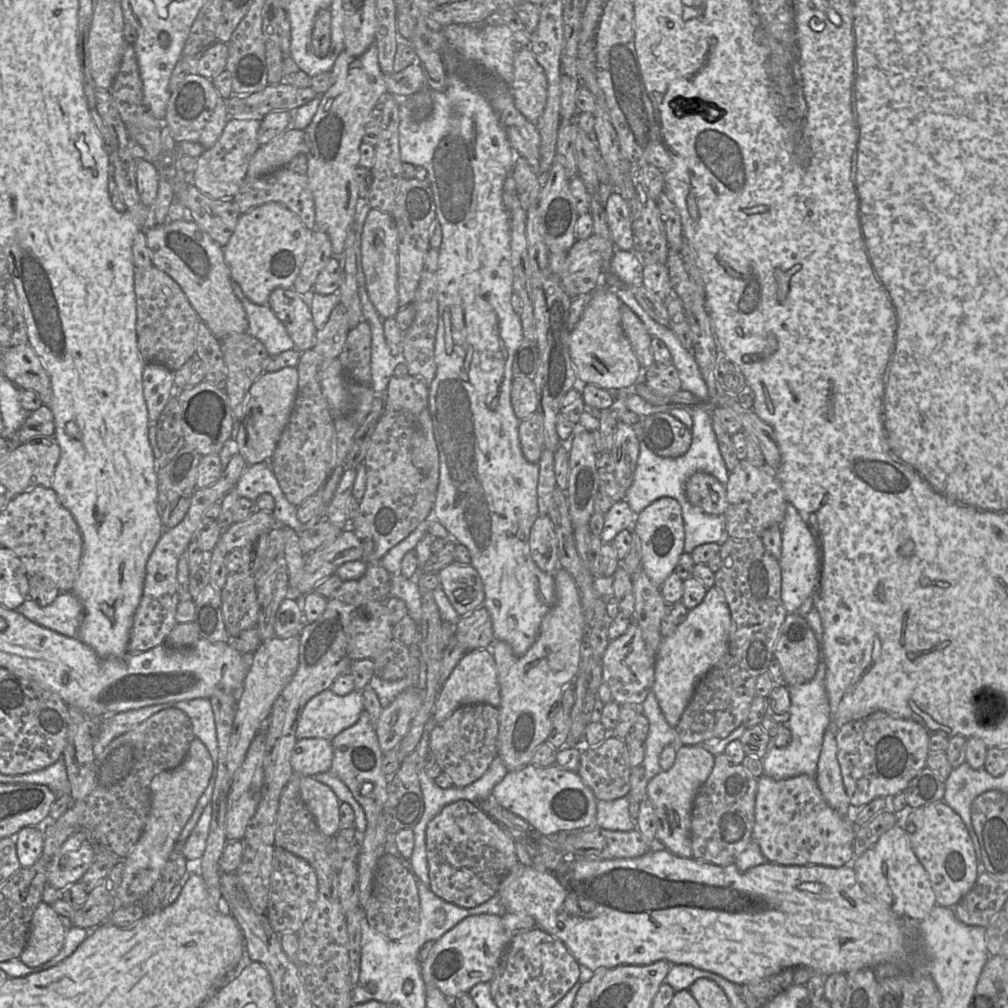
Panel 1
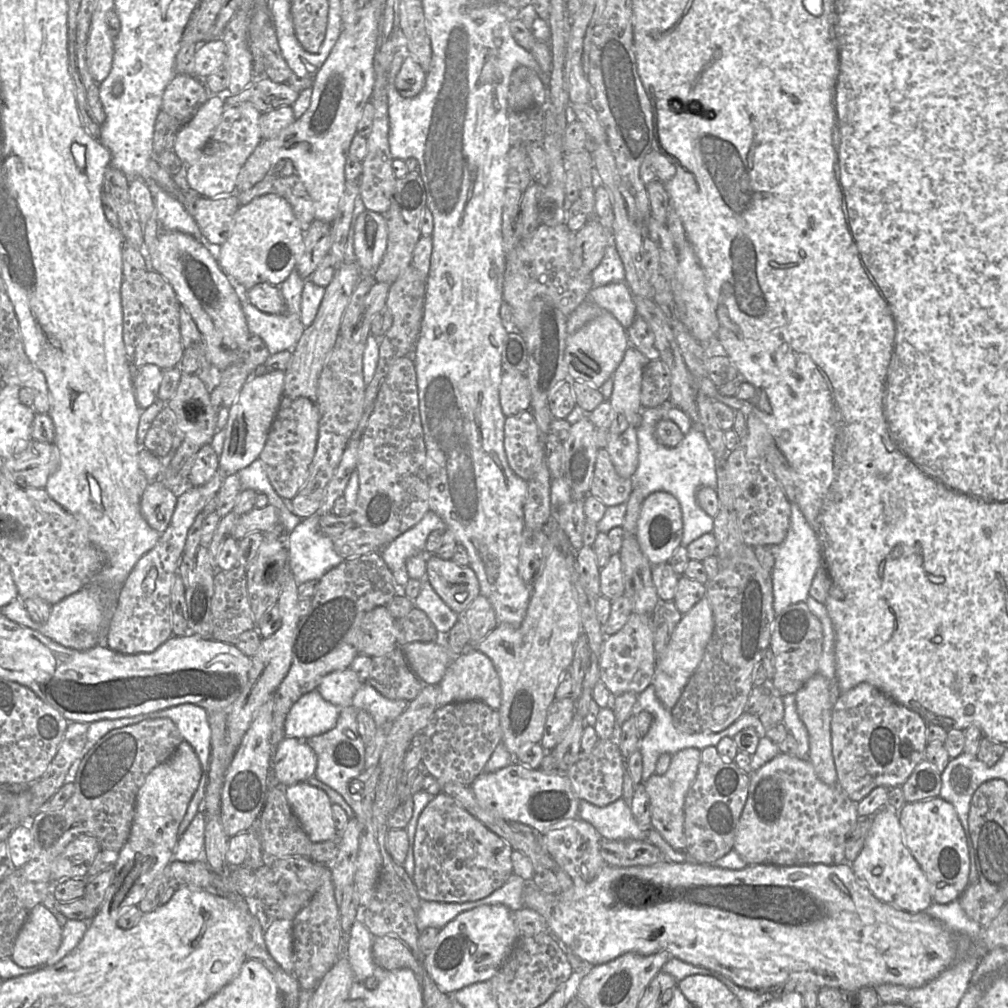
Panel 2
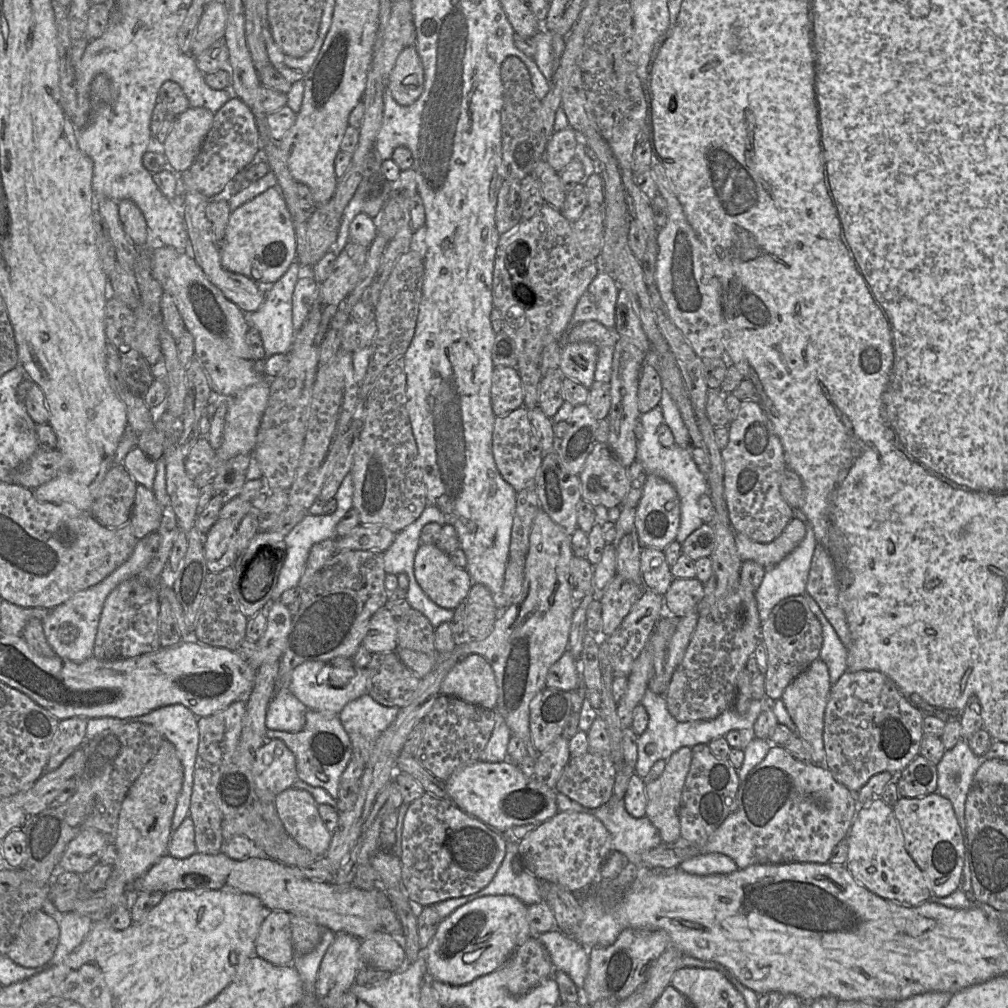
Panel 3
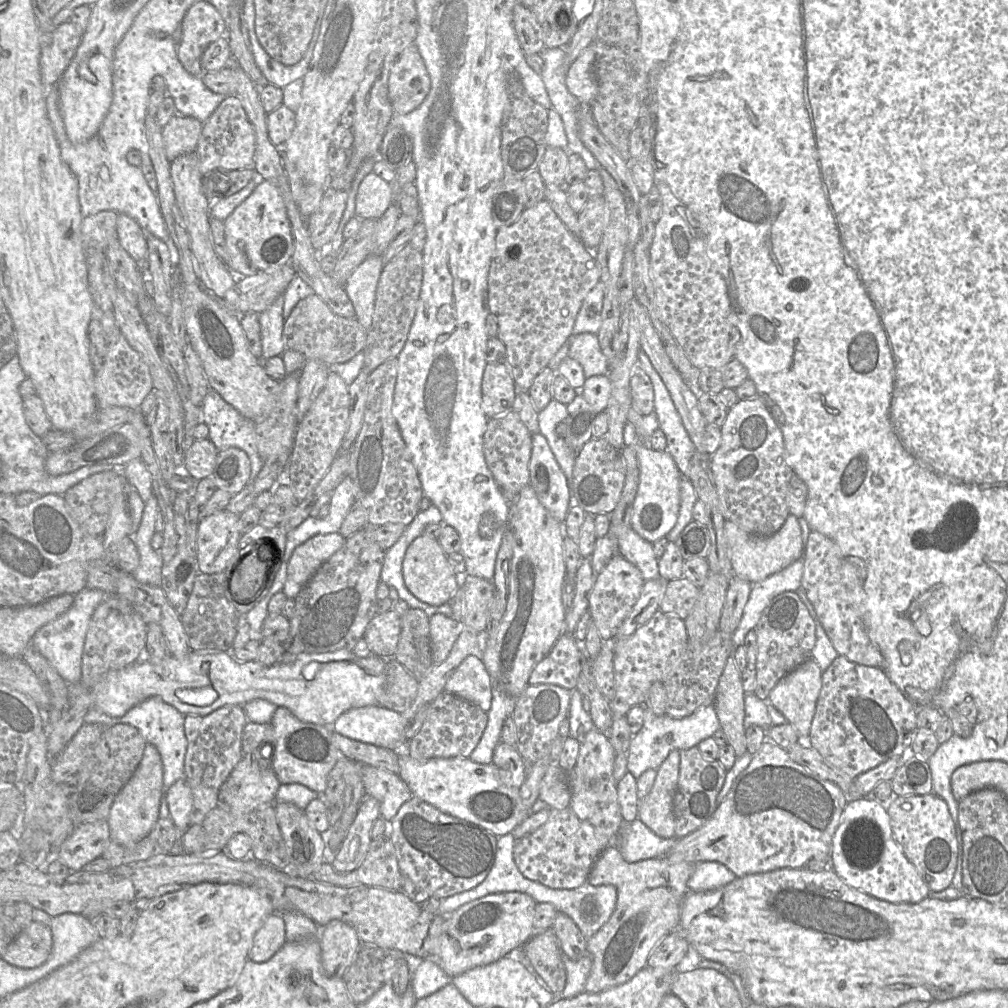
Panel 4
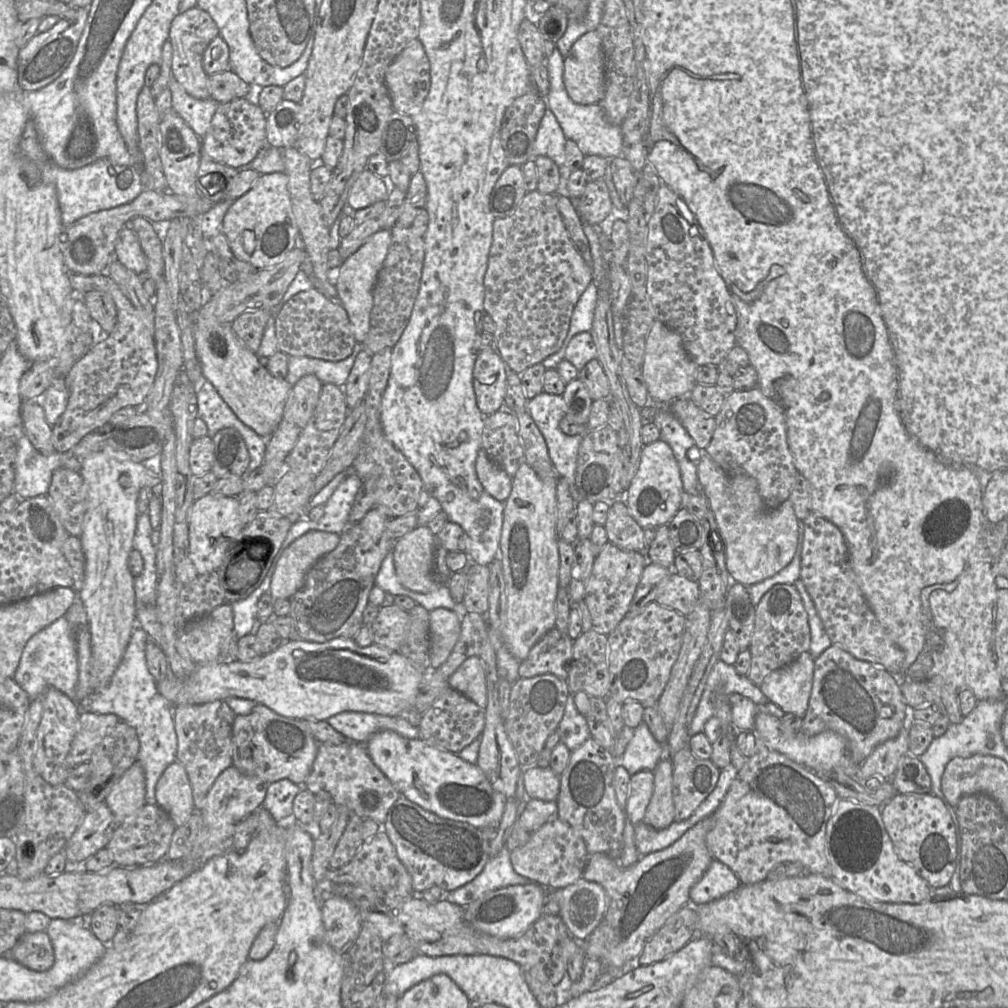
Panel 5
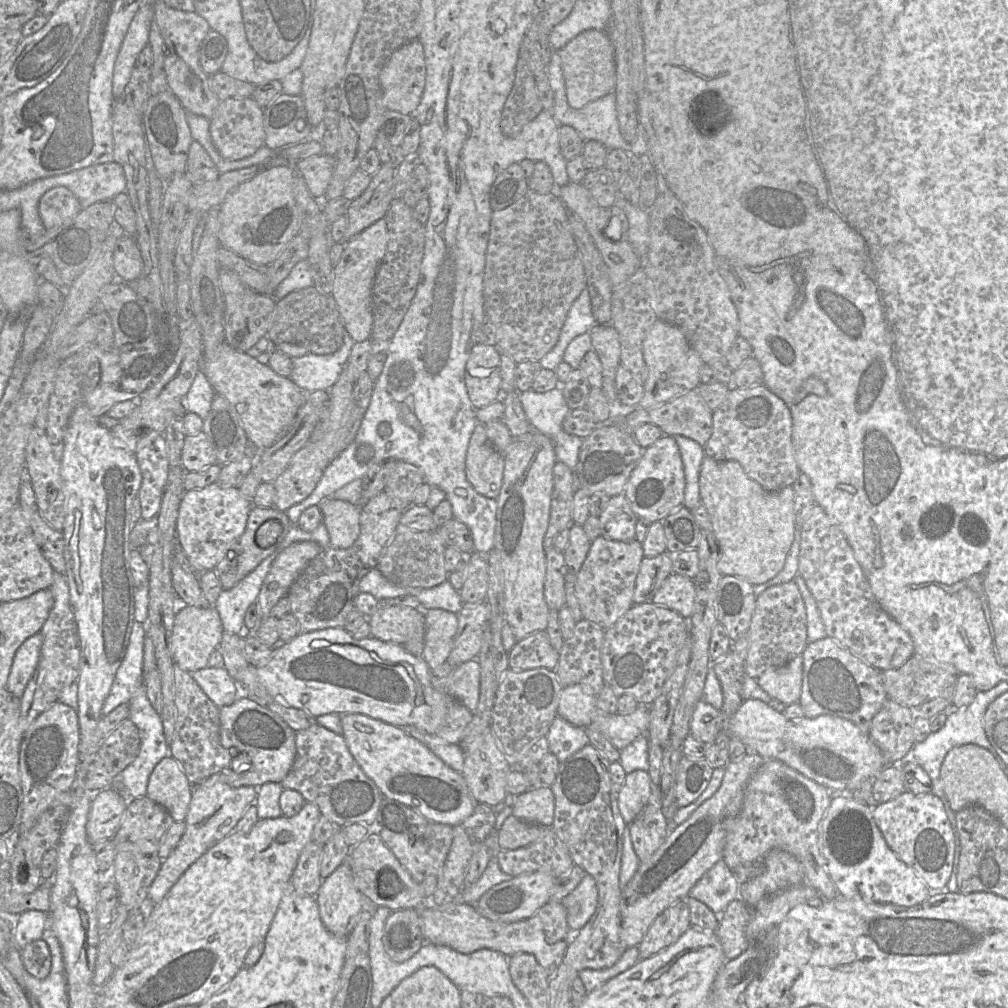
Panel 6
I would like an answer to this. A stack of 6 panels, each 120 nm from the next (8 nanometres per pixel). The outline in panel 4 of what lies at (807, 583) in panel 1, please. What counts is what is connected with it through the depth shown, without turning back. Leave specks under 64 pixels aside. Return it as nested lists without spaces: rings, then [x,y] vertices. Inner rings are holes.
[[[802,556],[787,568],[763,581],[752,584],[751,593],[743,610],[740,624],[732,634],[734,647],[744,645],[747,633],[755,629],[763,611],[774,597],[783,592],[796,591],[801,587],[803,571],[804,558]]]

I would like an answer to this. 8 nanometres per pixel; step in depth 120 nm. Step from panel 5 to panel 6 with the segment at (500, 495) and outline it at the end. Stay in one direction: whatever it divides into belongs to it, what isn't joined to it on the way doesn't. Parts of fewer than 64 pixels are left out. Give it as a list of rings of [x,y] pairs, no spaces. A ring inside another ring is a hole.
[[[477,424],[471,435],[465,467],[466,478],[477,493],[487,498],[498,497],[503,482],[504,455],[492,446],[483,424]]]

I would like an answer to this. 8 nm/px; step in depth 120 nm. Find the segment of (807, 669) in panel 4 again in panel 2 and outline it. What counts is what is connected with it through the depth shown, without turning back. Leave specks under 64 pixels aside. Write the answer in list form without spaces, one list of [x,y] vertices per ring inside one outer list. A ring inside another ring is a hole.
[[[820,673],[812,676],[795,694],[797,713],[805,725],[809,737],[808,760],[817,777],[831,787],[838,787],[838,777],[832,754],[831,718],[833,705],[830,702],[829,682]]]

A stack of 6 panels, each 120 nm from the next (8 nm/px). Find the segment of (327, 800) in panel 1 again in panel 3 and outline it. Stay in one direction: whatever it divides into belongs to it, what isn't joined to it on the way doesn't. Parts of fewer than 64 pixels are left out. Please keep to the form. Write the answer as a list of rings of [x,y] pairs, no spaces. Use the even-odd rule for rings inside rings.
[[[290,787],[276,796],[274,804],[286,832],[314,856],[325,856],[332,833],[321,819],[313,796]]]

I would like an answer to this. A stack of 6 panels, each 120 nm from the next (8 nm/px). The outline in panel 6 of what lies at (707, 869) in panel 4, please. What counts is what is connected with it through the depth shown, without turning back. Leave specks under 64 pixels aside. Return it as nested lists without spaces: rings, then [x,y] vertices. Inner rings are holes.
[[[722,859],[698,880],[690,889],[689,896],[720,916],[732,901],[740,899],[739,887],[739,882]]]

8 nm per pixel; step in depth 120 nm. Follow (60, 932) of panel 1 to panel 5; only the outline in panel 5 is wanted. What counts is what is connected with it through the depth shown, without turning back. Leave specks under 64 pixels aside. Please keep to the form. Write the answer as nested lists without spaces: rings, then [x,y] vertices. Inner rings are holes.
[[[45,931],[26,932],[5,955],[34,971],[47,971],[54,964],[53,945]]]

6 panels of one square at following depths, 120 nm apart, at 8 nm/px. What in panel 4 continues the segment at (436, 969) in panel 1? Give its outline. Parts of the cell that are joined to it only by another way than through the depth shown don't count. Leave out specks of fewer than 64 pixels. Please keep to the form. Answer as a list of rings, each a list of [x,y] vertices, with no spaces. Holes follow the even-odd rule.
[[[522,892],[489,894],[464,904],[447,916],[444,930],[438,938],[438,952],[425,959],[435,961],[454,977],[508,956],[532,937],[536,904],[531,896]]]

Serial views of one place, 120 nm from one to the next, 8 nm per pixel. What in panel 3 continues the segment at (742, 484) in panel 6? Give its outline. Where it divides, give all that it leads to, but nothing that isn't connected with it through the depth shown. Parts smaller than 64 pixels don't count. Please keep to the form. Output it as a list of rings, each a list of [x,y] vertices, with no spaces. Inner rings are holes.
[[[793,518],[783,532],[770,543],[757,543],[742,533],[735,533],[735,544],[740,559],[753,561],[769,569],[786,558],[804,539],[804,523]]]

